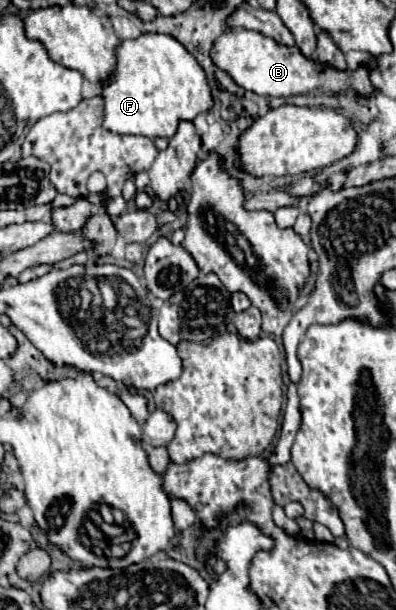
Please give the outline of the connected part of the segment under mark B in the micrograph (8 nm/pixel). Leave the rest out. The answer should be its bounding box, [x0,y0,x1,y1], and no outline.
[212,30,376,96]

